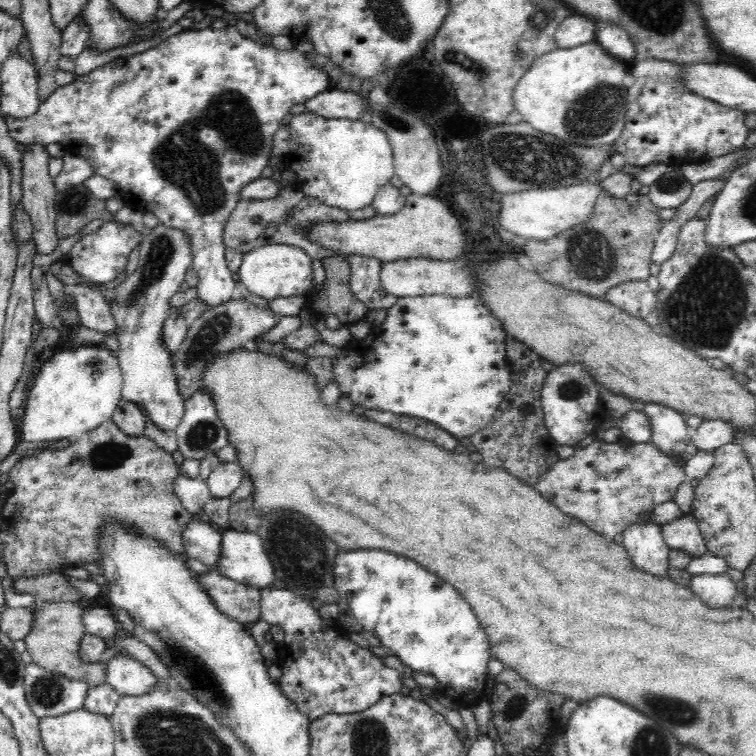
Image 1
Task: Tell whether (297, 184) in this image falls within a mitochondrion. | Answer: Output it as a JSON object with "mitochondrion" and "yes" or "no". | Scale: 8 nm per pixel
{"mitochondrion":"no"}

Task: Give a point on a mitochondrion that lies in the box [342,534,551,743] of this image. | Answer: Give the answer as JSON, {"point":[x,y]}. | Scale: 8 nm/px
{"point":[514,709]}

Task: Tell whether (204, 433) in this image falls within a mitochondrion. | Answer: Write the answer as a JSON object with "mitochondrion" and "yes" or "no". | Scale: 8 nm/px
{"mitochondrion":"yes"}

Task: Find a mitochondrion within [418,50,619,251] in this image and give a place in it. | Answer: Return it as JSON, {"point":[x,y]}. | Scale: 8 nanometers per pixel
{"point":[551,163]}

